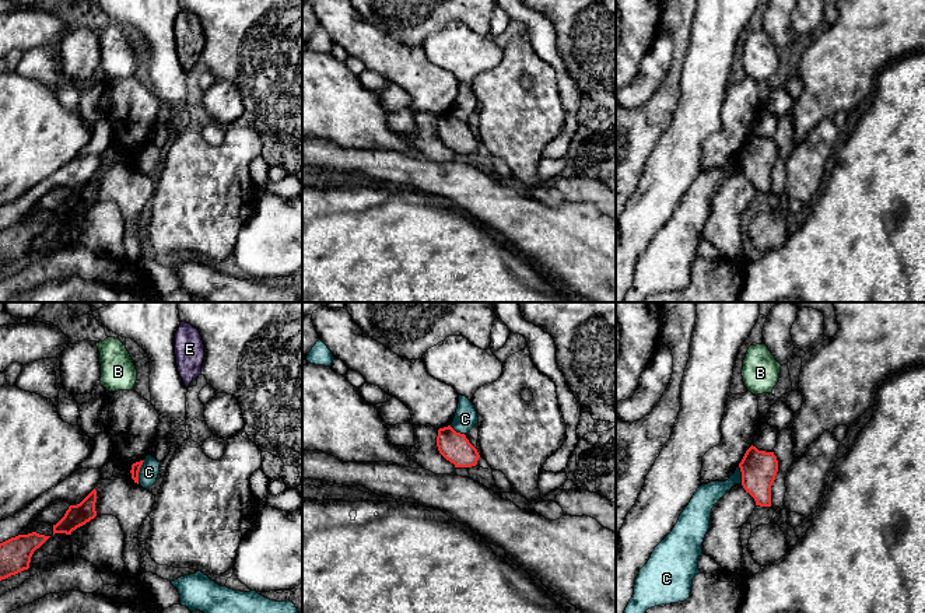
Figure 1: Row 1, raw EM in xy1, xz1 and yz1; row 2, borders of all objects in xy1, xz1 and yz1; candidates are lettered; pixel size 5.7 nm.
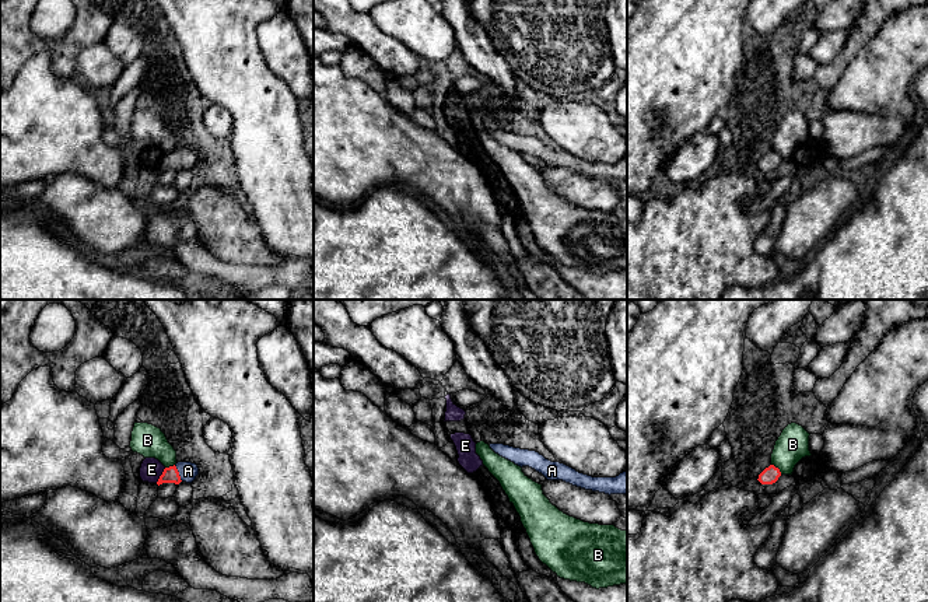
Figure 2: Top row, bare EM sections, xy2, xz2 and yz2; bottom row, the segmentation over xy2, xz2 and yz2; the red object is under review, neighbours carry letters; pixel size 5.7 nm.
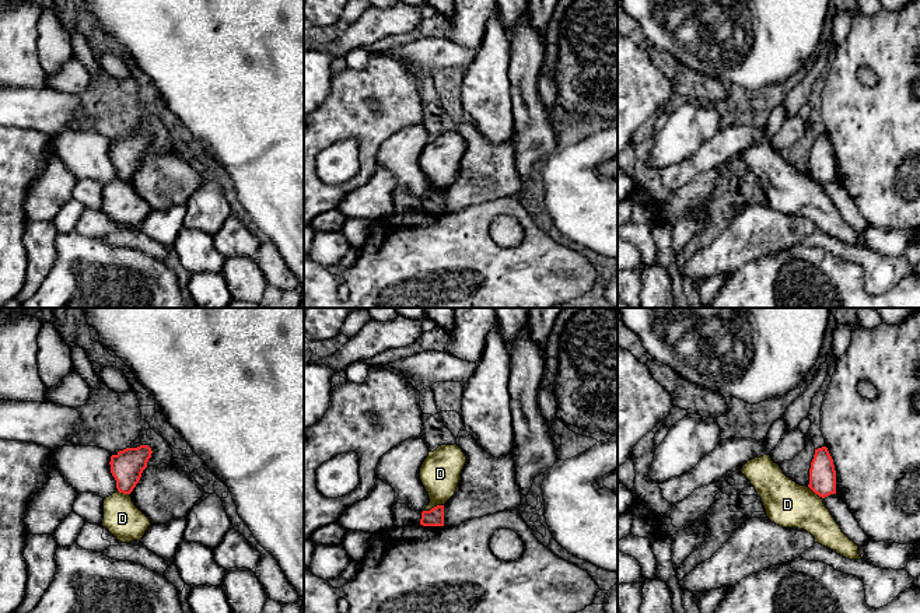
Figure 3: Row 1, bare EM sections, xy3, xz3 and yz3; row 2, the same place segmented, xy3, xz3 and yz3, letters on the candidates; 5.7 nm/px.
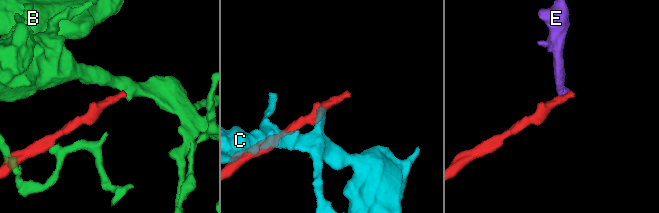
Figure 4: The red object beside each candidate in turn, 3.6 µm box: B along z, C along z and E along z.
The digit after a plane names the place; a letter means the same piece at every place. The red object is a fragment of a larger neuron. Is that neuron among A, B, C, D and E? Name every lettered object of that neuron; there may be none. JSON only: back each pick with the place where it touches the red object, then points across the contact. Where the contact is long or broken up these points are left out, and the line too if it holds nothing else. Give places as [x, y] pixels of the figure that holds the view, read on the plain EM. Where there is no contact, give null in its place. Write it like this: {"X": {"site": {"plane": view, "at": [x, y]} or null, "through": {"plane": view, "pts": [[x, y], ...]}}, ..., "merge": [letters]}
{"A": {"site": {"plane": "xy2", "at": [178, 160]}, "through": {"plane": "xy2", "pts": [[170, 161], [178, 160], [188, 157]]}}, "merge": ["A"]}

